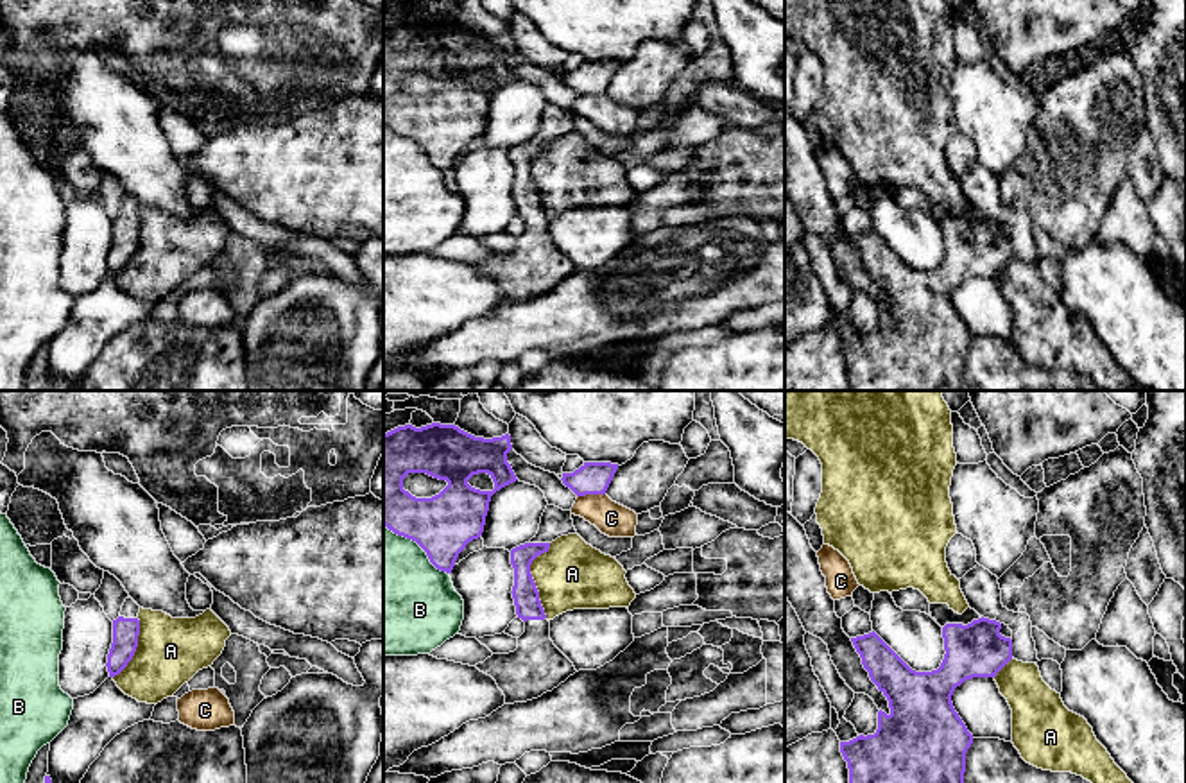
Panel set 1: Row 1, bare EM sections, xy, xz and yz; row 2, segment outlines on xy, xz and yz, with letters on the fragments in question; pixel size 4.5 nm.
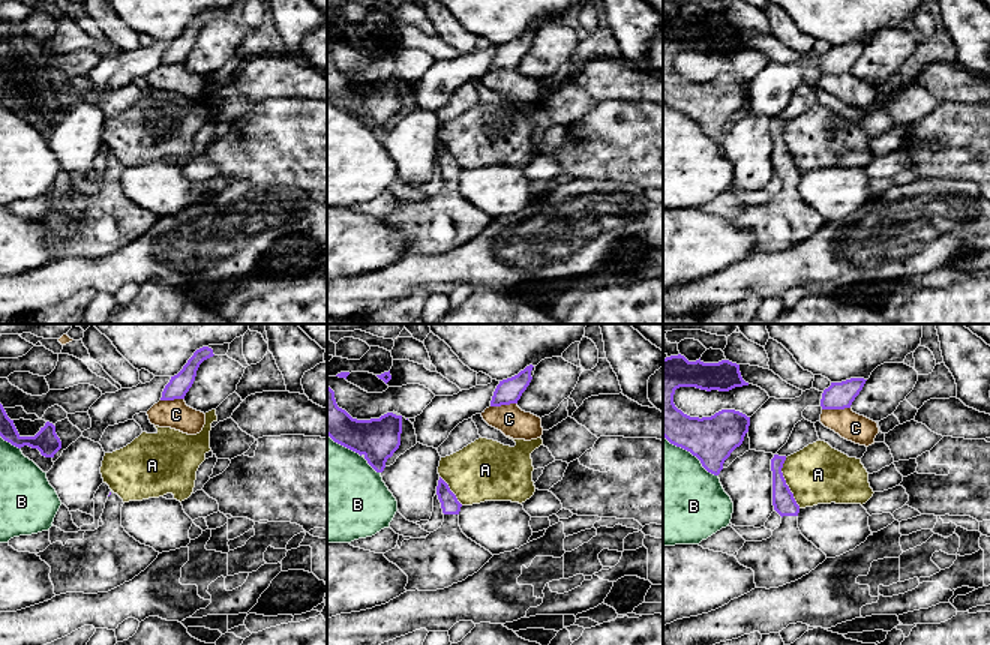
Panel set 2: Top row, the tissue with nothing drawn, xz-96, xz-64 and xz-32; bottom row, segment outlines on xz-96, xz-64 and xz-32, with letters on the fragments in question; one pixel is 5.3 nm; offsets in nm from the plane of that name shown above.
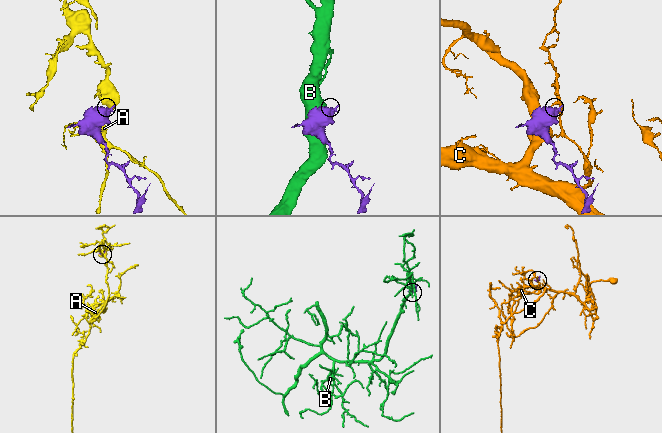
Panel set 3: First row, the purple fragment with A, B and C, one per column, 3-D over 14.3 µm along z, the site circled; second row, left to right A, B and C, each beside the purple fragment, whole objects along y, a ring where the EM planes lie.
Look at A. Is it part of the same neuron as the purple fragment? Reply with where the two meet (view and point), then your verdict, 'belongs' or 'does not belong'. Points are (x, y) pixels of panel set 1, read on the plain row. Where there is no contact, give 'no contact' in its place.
xz (532, 178) | does not belong

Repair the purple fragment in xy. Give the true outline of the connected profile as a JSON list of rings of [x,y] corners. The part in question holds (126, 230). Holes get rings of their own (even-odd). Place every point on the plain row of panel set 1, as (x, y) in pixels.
[[[129,195],[125,197],[120,215],[113,219],[113,242],[107,253],[109,276],[118,274],[133,258],[138,245],[140,204]]]

